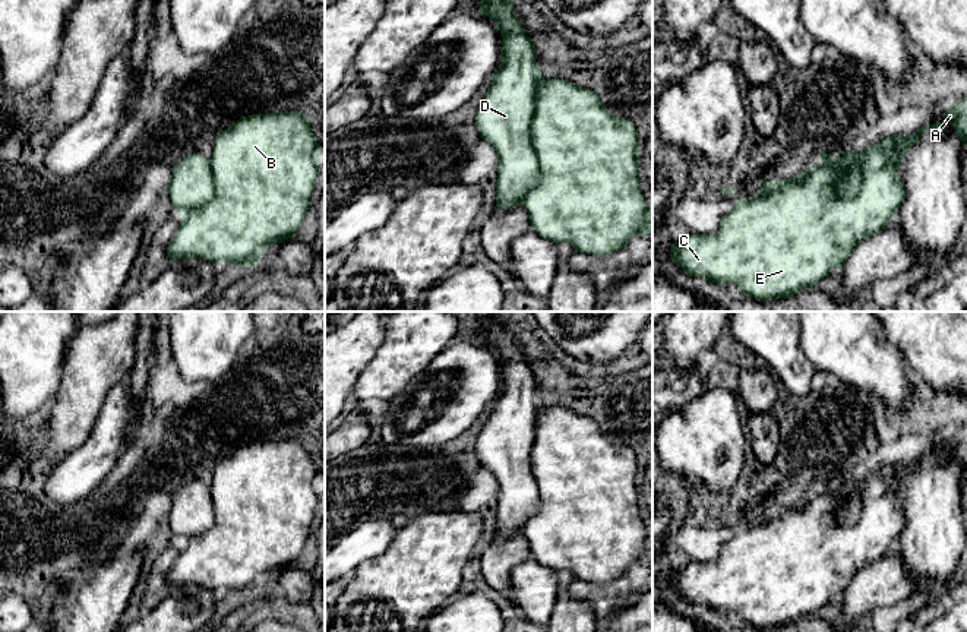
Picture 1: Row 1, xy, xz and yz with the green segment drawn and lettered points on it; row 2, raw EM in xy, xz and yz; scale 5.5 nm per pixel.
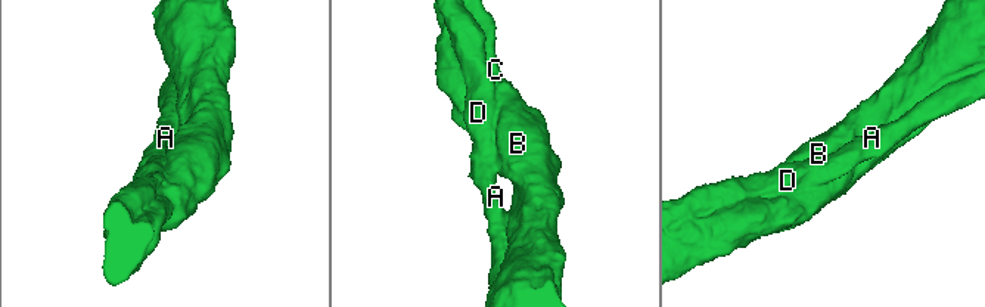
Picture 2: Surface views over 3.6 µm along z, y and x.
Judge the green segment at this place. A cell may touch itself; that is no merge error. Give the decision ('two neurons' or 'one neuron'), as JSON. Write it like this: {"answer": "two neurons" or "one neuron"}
{"answer": "one neuron"}

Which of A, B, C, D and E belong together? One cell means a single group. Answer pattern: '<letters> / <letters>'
A B C D E

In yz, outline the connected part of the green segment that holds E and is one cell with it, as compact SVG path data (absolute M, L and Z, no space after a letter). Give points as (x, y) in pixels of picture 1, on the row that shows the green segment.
M939 121L923 124L911 136L887 136L865 151L846 151L835 159L831 152L819 151L819 161L810 170L764 181L756 195L736 200L715 234L691 234L671 243L670 260L686 272L686 278L701 276L721 287L733 282L758 301L790 298L813 288L832 269L843 266L862 241L895 218L906 198L898 167L925 130L939 127Z

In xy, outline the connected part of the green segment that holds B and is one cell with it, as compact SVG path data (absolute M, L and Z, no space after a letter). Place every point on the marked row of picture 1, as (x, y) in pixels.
M298 111L252 114L218 133L208 159L190 154L173 165L168 193L180 225L168 255L240 268L256 265L272 243L296 237L310 209L322 151L310 121Z

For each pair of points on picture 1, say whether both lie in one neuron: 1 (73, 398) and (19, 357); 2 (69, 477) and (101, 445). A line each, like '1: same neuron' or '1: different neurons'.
1: different neurons
2: same neuron

